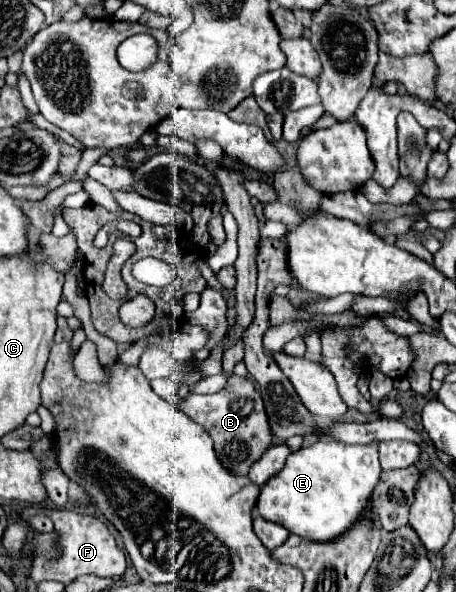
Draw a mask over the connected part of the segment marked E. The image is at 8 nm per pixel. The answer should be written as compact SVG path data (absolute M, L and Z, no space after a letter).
M318 440L306 448L300 448L298 452L292 452L274 478L270 478L260 492L258 498L258 512L262 518L282 524L292 534L298 534L304 540L310 542L330 542L346 534L362 516L364 510L372 506L372 494L374 486L380 480L380 462L378 462L378 444L366 444L366 446L348 446L338 440Z

